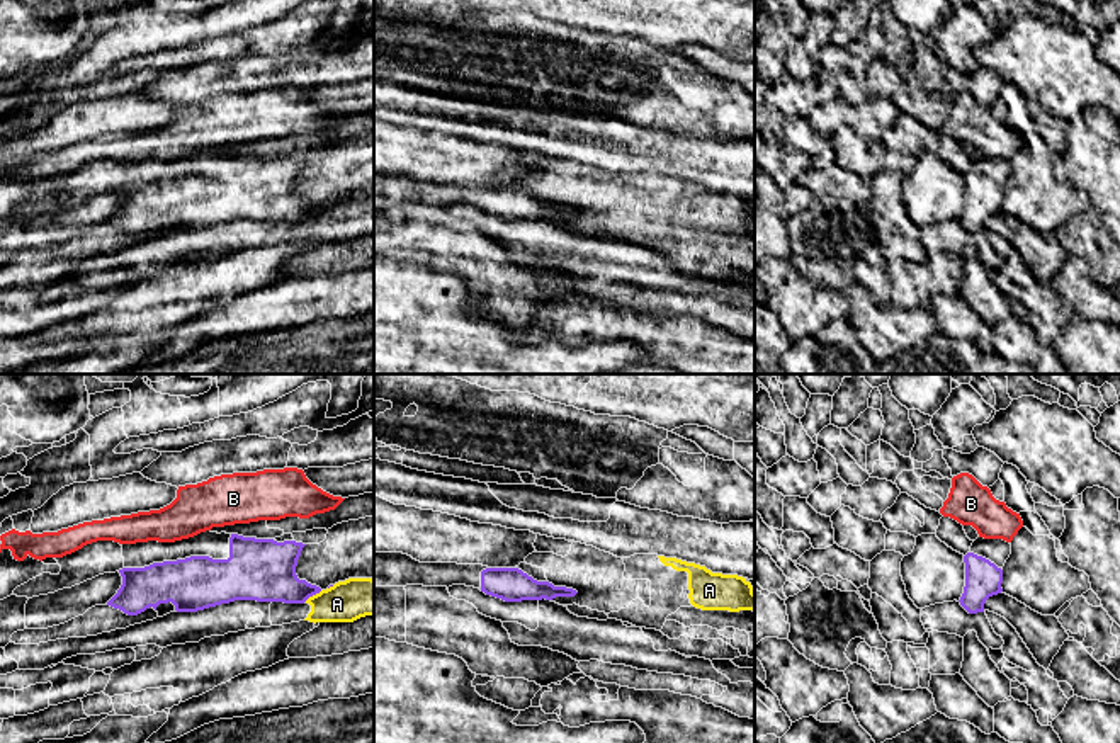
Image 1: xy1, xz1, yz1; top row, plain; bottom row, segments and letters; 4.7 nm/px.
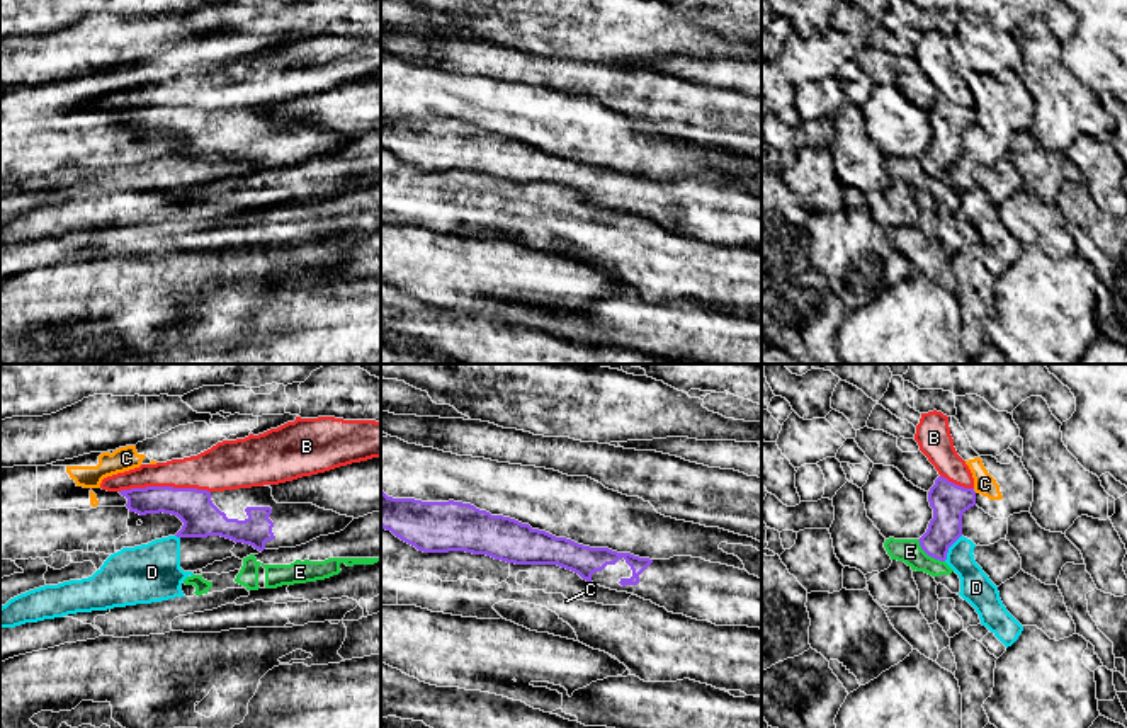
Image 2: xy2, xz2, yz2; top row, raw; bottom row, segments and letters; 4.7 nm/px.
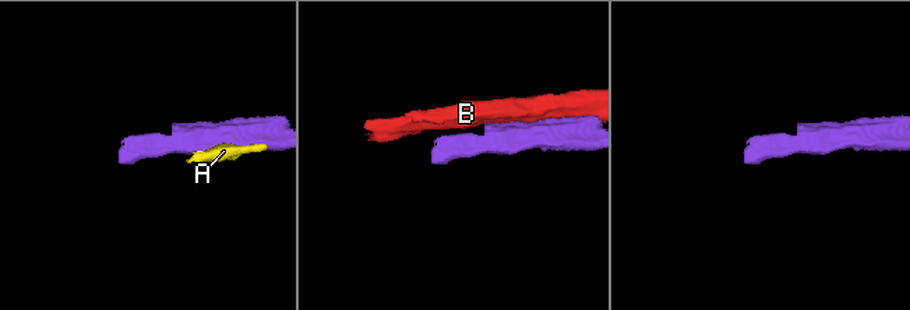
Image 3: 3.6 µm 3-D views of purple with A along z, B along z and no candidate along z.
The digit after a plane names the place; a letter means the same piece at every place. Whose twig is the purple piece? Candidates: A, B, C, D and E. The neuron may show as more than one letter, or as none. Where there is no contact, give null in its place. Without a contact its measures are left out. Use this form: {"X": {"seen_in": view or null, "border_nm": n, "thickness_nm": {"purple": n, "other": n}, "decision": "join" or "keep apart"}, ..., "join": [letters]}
{"A": {"seen_in": "xy1", "border_nm": 100, "thickness_nm": {"purple": 280, "other": 190}, "decision": "keep apart"}, "B": {"seen_in": "xy2", "border_nm": 440, "thickness_nm": {"purple": 180, "other": 200}, "decision": "keep apart"}, "C": {"seen_in": "yz2", "border_nm": 30, "thickness_nm": {"purple": 170, "other": 100}, "decision": "keep apart"}, "D": {"seen_in": "yz2", "border_nm": 150, "thickness_nm": {"purple": 170, "other": 150}, "decision": "keep apart"}, "E": {"seen_in": "yz2", "border_nm": 170, "thickness_nm": {"purple": 160, "other": 120}, "decision": "keep apart"}, "join": []}

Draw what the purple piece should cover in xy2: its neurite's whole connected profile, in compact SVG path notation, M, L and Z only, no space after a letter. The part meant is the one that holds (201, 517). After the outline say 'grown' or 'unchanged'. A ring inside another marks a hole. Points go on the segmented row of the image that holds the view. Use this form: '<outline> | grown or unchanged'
M265 485L224 492L146 486L121 490L119 493L127 498L126 507L129 512L177 515L184 522L175 534L177 537L221 536L235 543L250 544L258 551L296 548L320 536L340 532L354 520L354 517L340 515L313 503L277 503L272 497L272 488Z | grown

